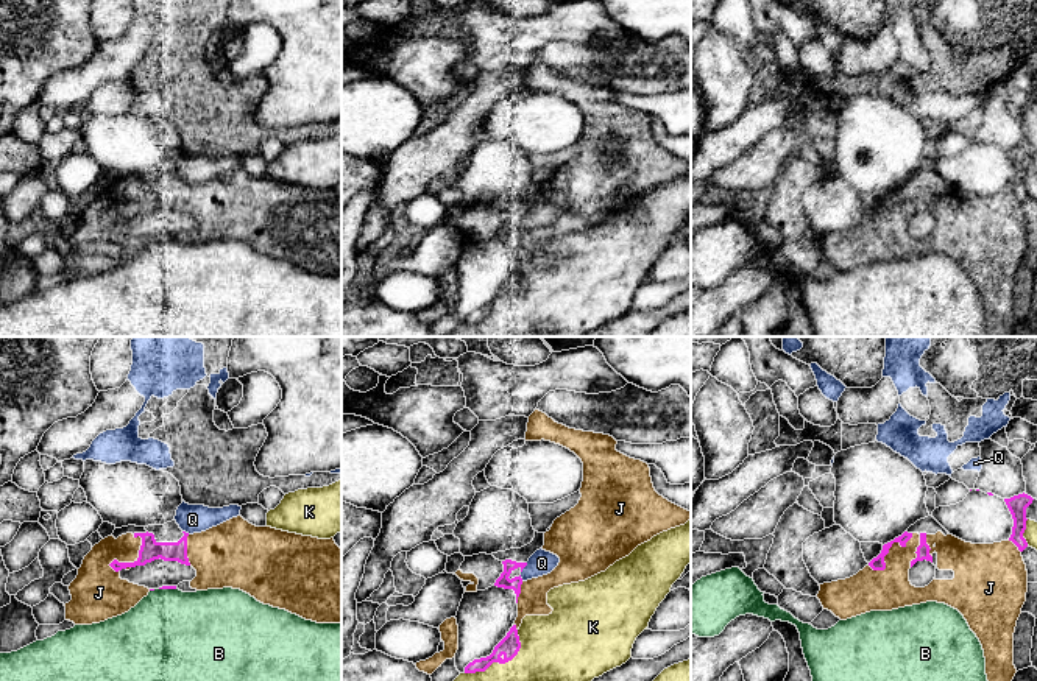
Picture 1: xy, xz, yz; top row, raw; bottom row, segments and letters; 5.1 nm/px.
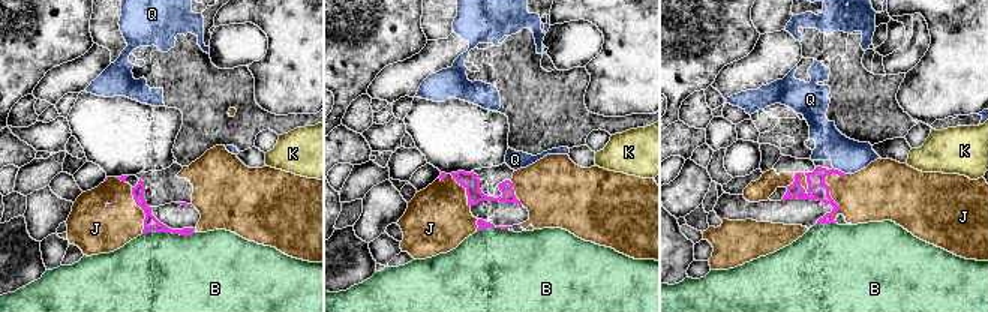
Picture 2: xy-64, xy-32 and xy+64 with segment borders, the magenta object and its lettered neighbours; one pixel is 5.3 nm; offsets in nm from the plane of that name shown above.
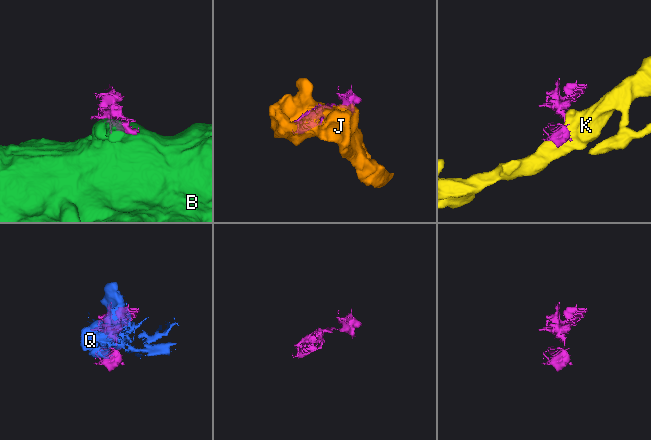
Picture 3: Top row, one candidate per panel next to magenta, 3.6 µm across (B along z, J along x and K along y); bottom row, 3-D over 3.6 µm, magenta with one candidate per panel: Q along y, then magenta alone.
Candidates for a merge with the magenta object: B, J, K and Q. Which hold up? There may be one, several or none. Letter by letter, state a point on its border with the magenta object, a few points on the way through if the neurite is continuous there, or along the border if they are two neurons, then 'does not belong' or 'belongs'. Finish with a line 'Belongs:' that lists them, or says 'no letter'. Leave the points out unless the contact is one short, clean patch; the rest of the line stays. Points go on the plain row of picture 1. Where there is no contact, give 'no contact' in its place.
B: meets magenta in xy at (167, 239); does not belong
J: meets magenta in xy at (131, 214); belongs
K: meets magenta in xz at (502, 314); does not belong
Q: meets magenta in xz at (524, 217); does not belong
Belongs: J

